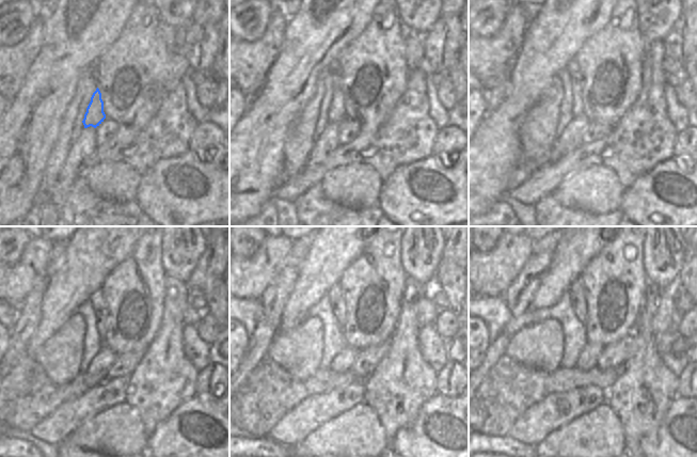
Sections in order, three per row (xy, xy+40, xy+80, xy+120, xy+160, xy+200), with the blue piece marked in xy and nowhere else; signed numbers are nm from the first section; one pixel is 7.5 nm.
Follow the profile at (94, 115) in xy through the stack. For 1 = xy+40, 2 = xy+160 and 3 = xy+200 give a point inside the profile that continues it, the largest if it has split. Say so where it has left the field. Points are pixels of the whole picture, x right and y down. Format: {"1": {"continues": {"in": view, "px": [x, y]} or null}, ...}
{"1": {"continues": {"in": "xy+40", "px": [336, 111]}}, "2": {"continues": {"in": "xy+160", "px": [336, 299]}}, "3": {"continues": {"in": "xy+200", "px": [576, 290]}}}

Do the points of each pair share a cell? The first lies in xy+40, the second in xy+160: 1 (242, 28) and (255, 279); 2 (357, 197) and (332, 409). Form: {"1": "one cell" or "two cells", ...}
{"1": "two cells", "2": "two cells"}

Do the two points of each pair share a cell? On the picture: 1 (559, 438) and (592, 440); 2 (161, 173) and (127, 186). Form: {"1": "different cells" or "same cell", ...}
{"1": "same cell", "2": "different cells"}

